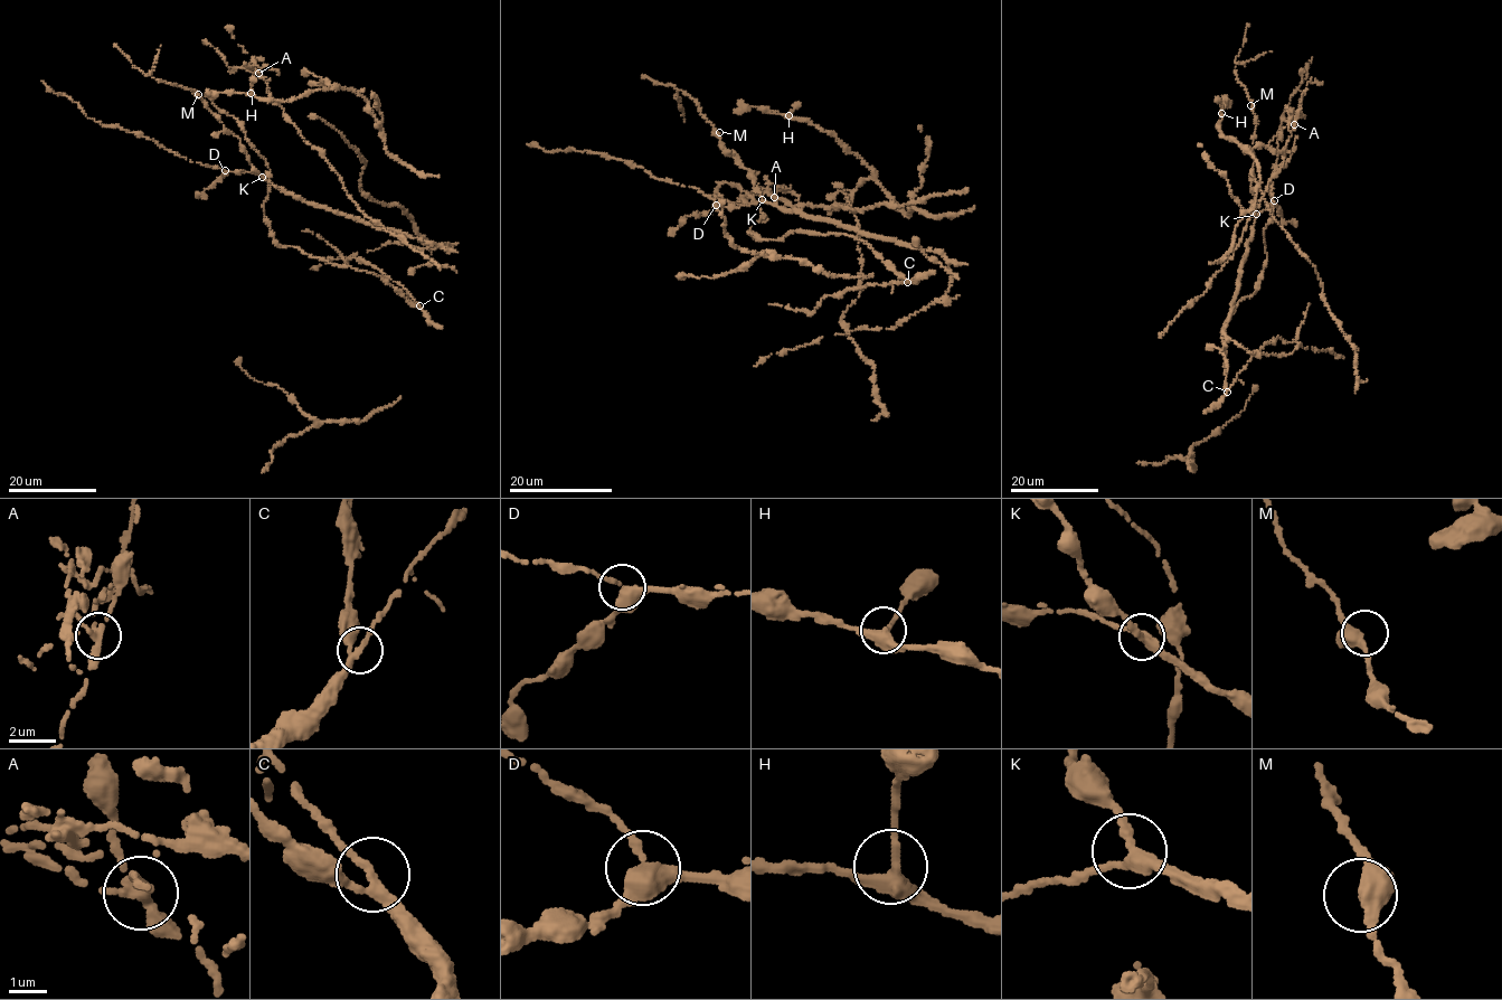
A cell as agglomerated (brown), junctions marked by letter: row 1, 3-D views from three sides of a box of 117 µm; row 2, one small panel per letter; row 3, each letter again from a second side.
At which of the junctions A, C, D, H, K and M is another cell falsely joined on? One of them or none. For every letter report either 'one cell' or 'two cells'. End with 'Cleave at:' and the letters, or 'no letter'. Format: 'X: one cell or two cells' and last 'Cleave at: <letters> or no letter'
A: two cells
C: one cell
D: one cell
H: one cell
K: one cell
M: one cell
Cleave at: A

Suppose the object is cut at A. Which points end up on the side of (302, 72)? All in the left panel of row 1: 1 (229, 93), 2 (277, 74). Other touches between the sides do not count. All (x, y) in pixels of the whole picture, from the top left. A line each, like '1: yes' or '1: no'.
1: yes
2: no

